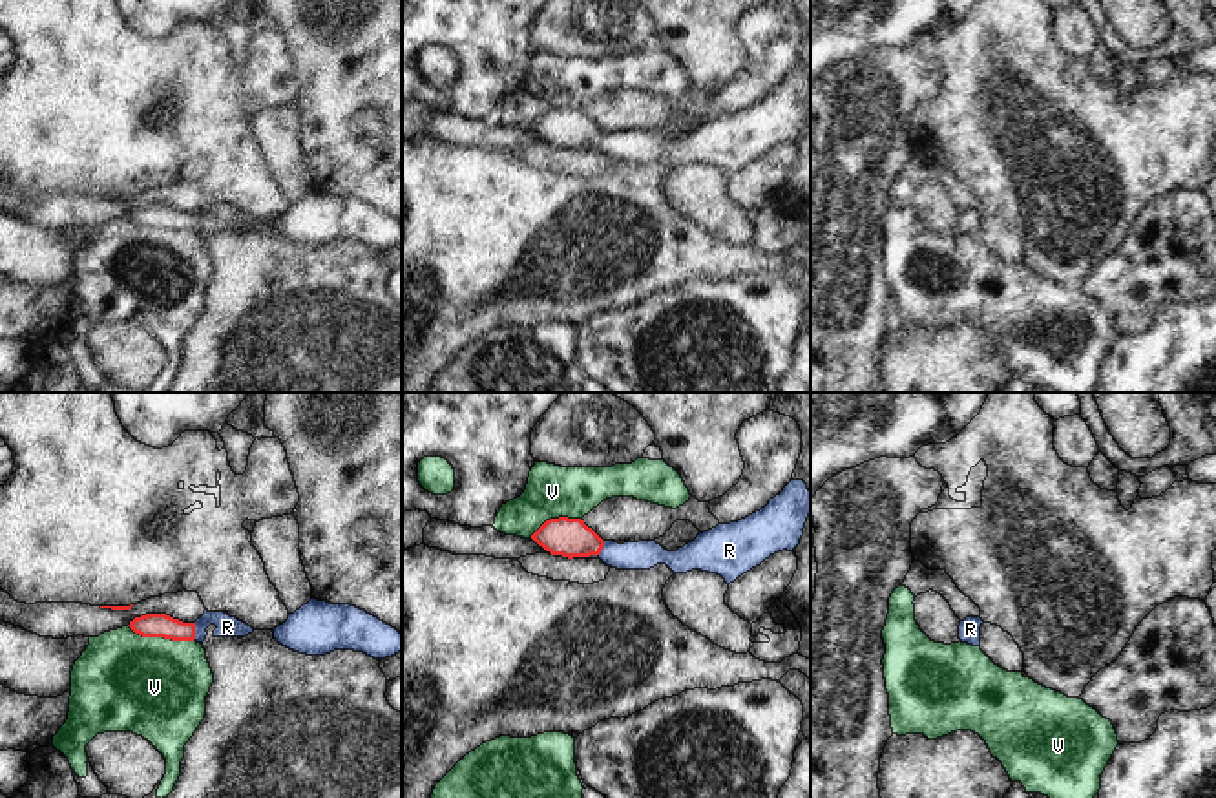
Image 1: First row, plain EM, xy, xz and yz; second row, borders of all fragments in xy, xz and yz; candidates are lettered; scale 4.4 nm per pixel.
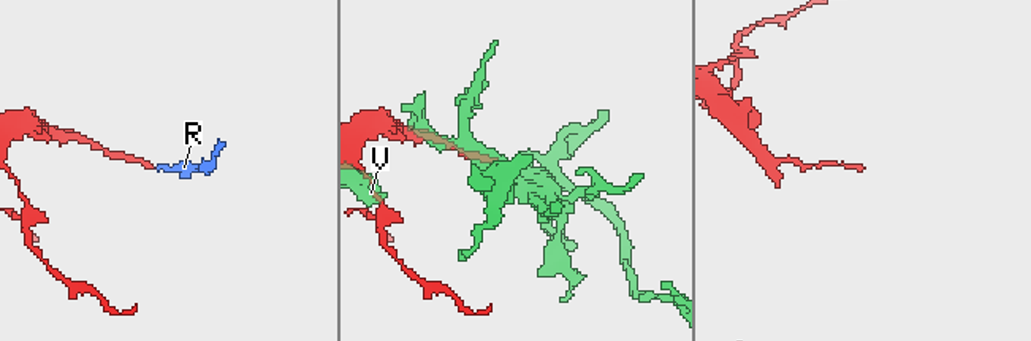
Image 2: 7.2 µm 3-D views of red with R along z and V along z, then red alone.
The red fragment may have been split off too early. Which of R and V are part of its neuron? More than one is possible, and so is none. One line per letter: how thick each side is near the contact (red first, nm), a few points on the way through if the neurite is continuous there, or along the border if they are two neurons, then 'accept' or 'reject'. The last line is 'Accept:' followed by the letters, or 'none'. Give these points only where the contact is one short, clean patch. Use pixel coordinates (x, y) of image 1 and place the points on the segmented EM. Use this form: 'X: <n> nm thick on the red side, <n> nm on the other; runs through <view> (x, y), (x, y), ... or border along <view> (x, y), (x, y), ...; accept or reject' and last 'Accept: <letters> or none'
R: 110 nm thick on the red side, 100 nm on the other; runs through xy (152, 625), (194, 632), (207, 619), (227, 627); accept
V: 110 nm thick on the red side, 440 nm on the other; reject
Accept: R

